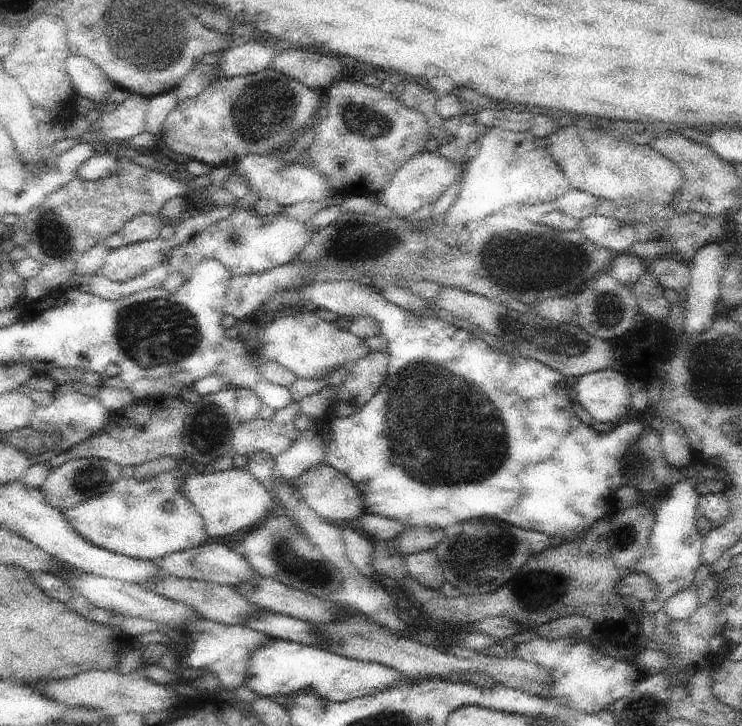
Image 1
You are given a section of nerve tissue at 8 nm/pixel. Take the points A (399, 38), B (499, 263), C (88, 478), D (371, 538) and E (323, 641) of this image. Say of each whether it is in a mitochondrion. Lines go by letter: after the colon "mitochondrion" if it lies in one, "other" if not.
A: other
B: mitochondrion
C: mitochondrion
D: other
E: other

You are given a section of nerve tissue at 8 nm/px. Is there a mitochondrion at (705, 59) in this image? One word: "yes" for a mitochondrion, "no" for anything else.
no

